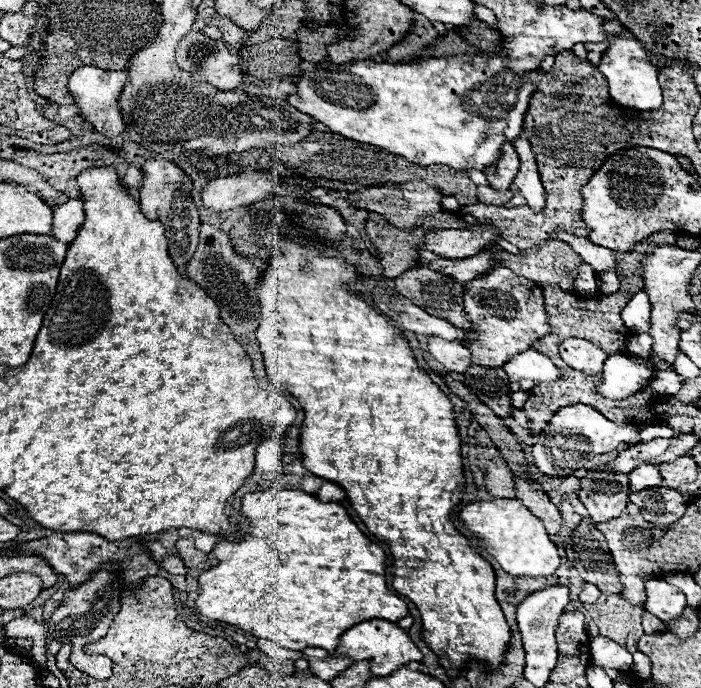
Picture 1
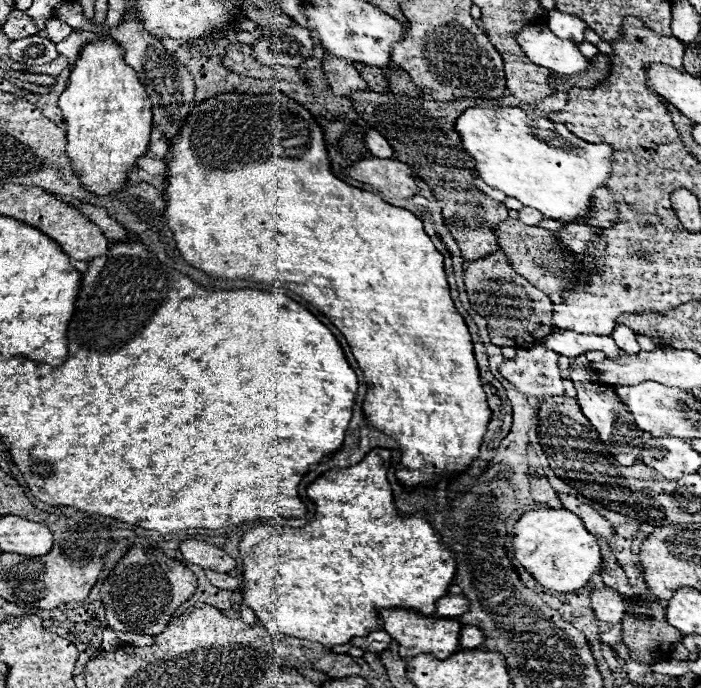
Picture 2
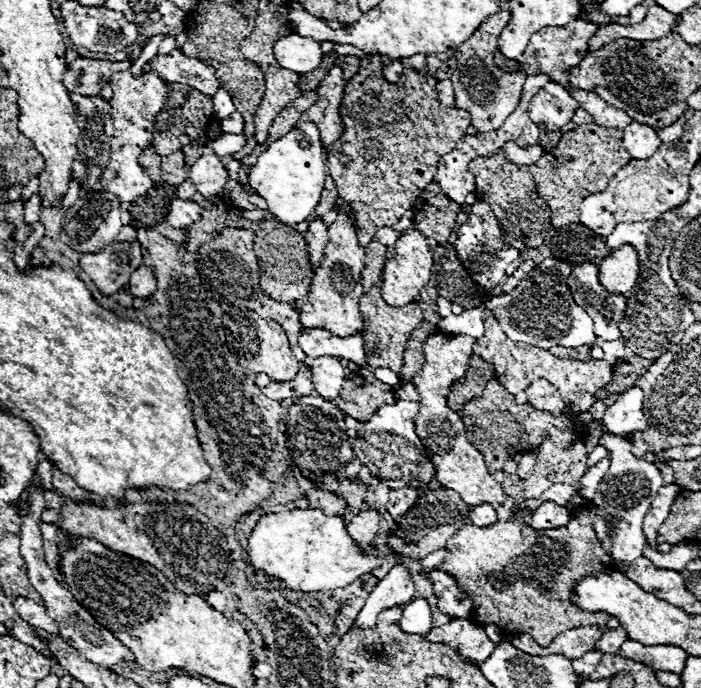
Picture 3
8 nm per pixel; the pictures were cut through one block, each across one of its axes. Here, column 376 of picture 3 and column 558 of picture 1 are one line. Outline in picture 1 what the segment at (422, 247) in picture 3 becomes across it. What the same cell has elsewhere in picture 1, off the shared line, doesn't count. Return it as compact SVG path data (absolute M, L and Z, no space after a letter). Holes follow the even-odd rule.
M558 232L554 238L570 244L584 258L584 262L588 262L592 266L598 266L598 270L614 270L616 272L616 262L614 262L614 252L612 250L602 248L598 244L594 246L588 238L576 238L568 232Z

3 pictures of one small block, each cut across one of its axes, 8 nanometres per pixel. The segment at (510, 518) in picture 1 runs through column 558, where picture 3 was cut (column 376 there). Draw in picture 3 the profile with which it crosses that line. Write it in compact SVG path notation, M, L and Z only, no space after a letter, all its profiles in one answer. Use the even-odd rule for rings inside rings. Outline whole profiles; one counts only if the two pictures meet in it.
M284 510L278 514L262 516L254 530L248 536L248 560L256 572L262 572L266 578L282 580L290 590L302 592L320 592L320 590L334 590L352 584L358 576L370 572L372 568L380 566L380 560L368 552L362 552L354 546L352 538L346 534L346 524L342 516L324 516L320 510Z

